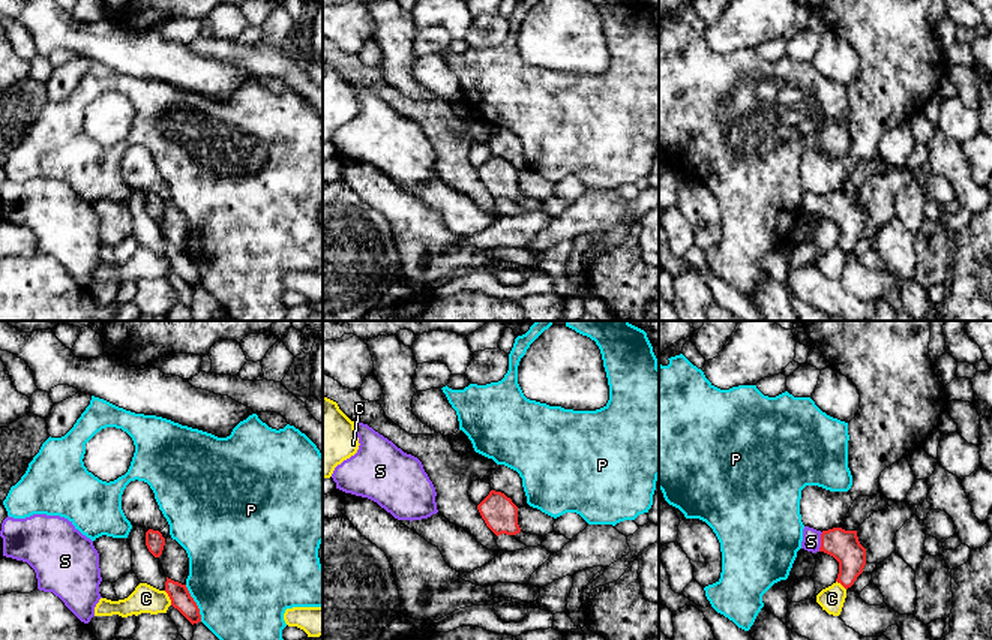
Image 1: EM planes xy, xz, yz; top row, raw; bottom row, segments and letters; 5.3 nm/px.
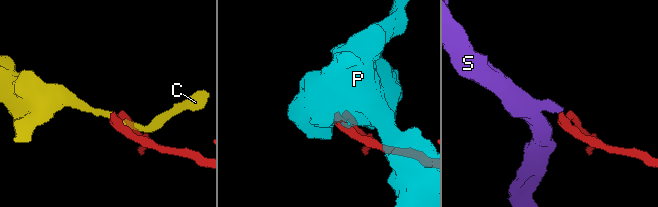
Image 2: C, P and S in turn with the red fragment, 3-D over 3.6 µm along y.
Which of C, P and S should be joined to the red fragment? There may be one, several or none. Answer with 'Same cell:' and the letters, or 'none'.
Same cell: S

